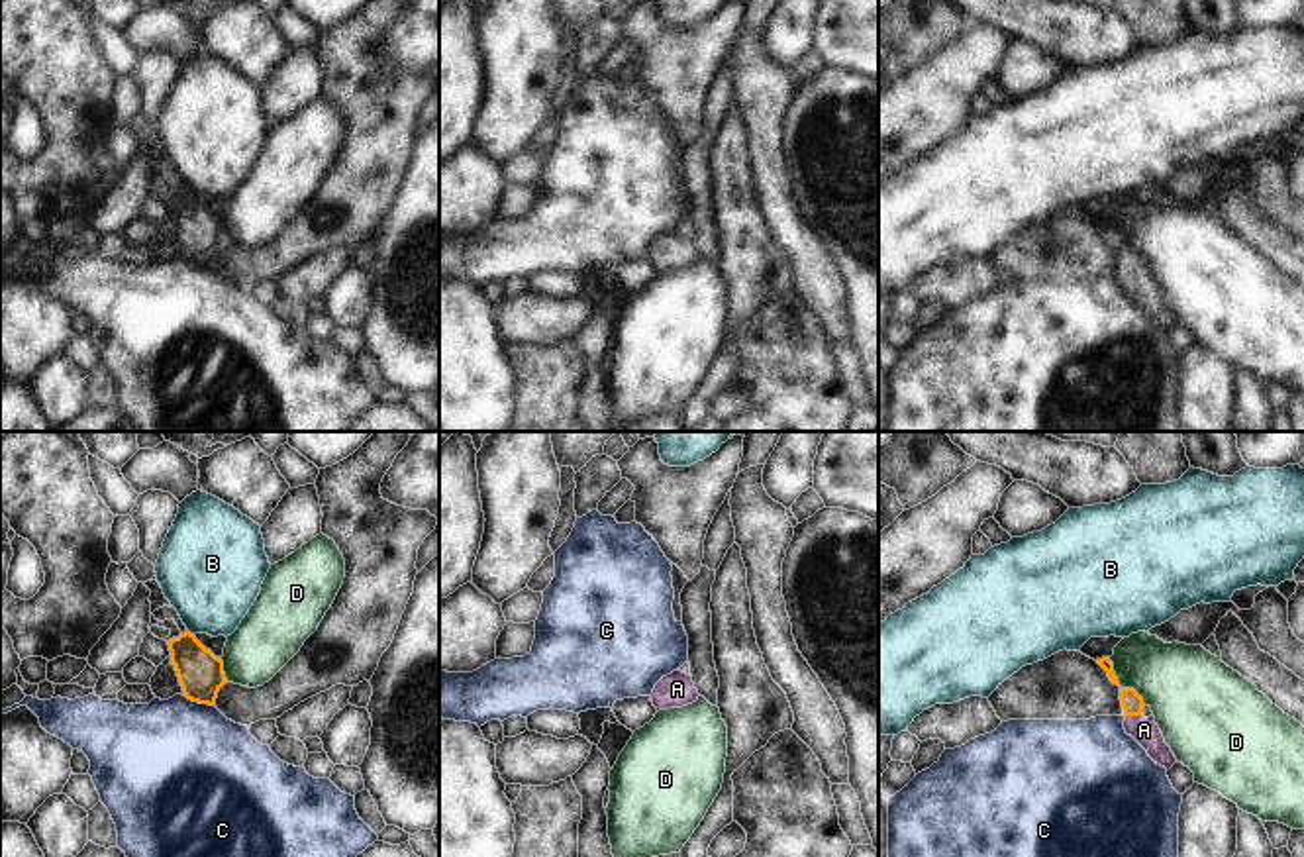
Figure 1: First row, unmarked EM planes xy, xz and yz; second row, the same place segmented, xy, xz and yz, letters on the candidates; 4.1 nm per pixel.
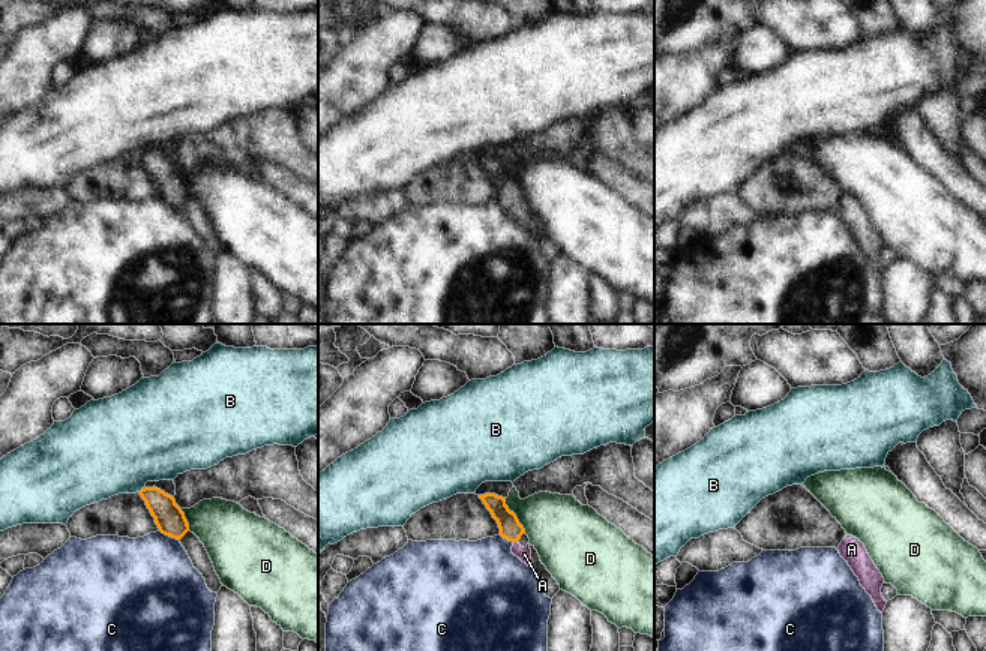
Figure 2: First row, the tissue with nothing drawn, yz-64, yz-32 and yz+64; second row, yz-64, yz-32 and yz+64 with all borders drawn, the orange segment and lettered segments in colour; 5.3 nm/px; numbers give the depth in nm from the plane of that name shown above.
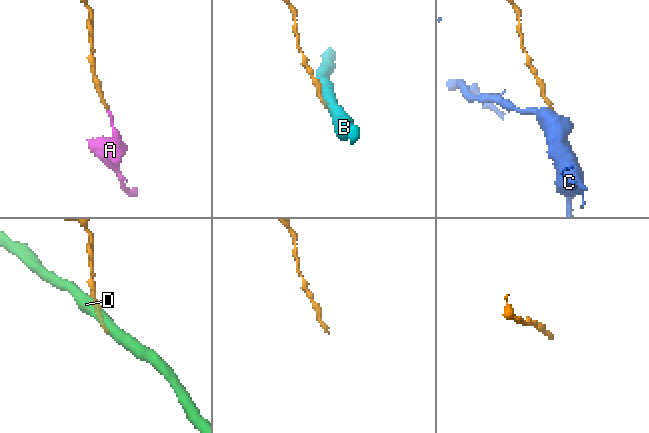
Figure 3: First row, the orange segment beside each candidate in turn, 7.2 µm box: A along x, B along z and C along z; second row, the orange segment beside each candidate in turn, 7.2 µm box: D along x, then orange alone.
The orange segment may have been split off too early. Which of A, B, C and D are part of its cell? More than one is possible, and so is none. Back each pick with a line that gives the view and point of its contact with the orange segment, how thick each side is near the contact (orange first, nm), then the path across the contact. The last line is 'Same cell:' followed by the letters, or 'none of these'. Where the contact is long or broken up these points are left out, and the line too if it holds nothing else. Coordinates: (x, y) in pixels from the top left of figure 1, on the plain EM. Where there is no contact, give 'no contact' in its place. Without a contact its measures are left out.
A: yz (1132, 275) | 90/110 nm | across yz (1132, 263), (1132, 275), (1144, 291)
Same cell: A

